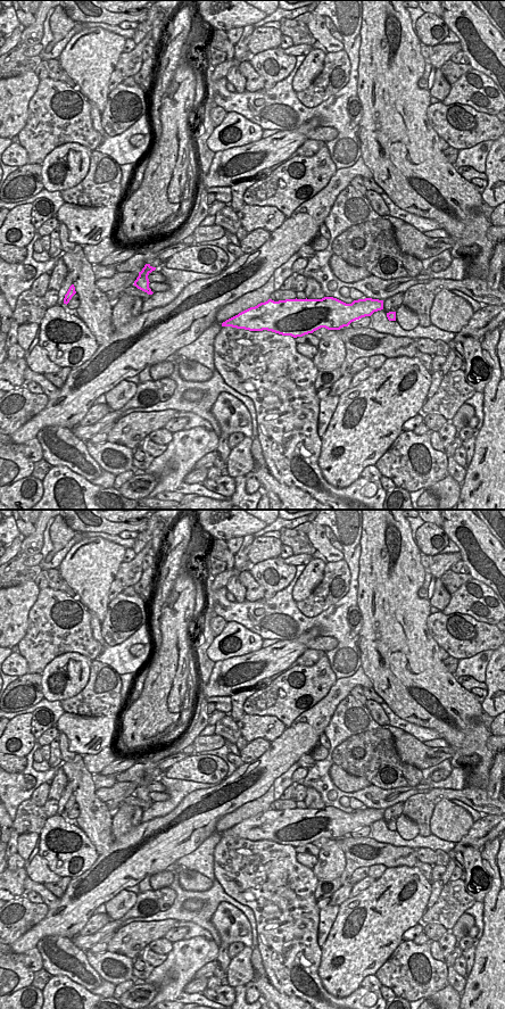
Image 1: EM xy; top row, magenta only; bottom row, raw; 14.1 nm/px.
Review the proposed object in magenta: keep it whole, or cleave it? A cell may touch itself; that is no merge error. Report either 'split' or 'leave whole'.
leave whole

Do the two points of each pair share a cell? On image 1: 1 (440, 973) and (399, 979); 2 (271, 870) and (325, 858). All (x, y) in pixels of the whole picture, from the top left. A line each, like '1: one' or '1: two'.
1: one
2: two

